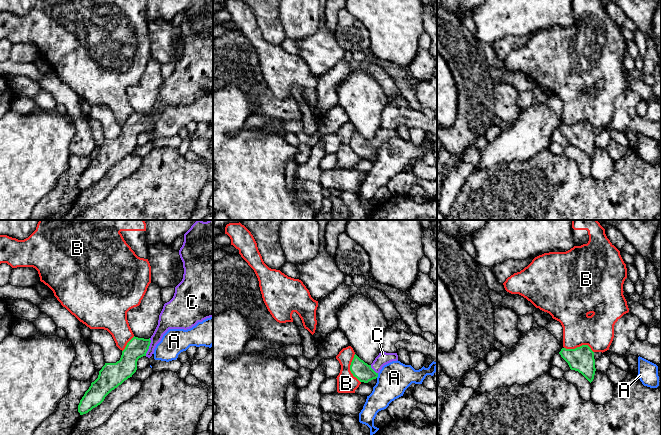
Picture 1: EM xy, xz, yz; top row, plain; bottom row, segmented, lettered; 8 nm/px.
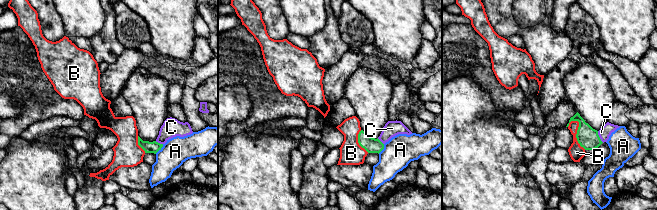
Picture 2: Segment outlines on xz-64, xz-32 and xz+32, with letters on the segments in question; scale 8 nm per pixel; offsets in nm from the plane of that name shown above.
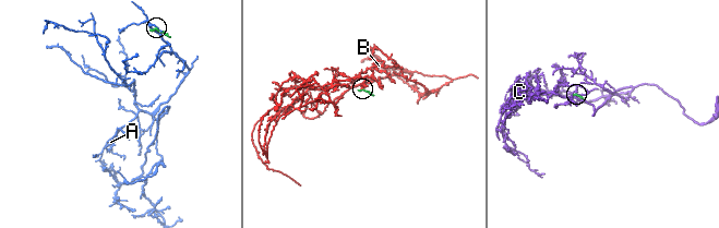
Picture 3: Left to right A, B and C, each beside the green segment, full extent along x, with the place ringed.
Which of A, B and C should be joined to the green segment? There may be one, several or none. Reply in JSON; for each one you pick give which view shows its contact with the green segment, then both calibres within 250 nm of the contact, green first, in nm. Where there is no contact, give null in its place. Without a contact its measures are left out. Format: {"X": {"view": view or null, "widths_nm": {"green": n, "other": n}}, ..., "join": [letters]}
{"C": {"view": "xy", "widths_nm": {"green": 160, "other": 120}}, "join": ["C"]}

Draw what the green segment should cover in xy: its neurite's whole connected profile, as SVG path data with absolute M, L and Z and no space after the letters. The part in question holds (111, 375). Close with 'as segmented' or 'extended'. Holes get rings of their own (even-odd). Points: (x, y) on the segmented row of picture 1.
M197 220L184 234L184 242L179 250L183 262L182 281L175 287L173 298L164 304L159 315L158 325L149 339L133 337L122 351L119 361L105 363L99 371L98 378L91 383L78 405L80 415L86 414L100 405L105 397L125 380L132 377L137 370L137 361L146 356L150 358L156 345L169 329L190 329L198 322L213 317L213 220Z | extended

